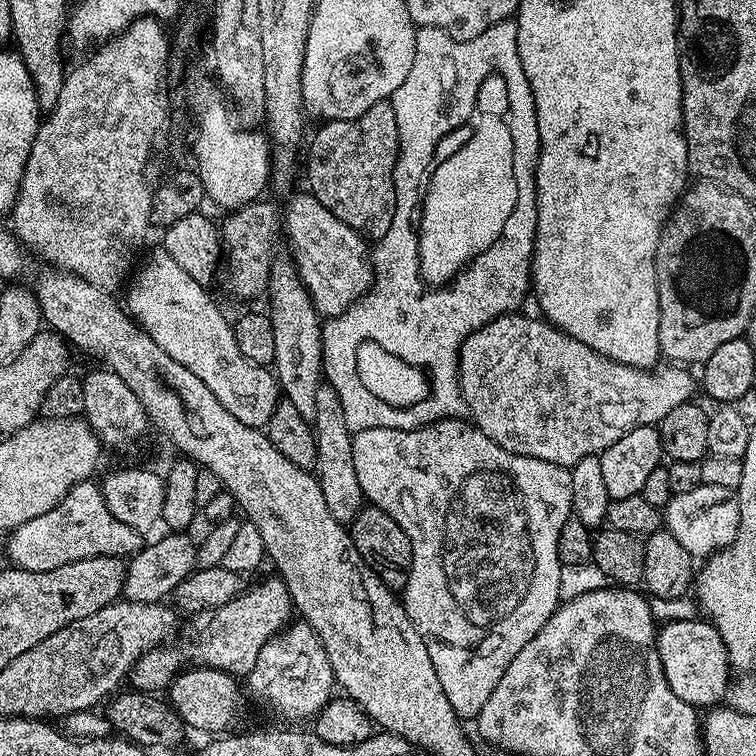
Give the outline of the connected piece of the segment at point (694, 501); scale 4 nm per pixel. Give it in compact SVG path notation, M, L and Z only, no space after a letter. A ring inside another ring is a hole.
M700 484L686 494L672 496L662 509L662 520L666 531L674 534L693 558L707 558L734 542L740 525L740 502L727 488Z

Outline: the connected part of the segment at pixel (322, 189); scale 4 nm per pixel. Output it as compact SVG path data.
M391 103L375 104L358 118L330 120L319 127L313 136L311 133L307 145L307 191L360 236L372 242L381 240L390 230L390 222L396 220L394 168L400 153L400 135Z

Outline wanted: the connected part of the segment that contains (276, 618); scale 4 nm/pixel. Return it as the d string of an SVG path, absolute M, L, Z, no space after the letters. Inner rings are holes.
M273 578L269 584L251 588L226 602L226 606L201 612L193 619L196 621L192 624L192 652L203 667L217 668L235 678L247 677L254 670L262 646L293 619L294 605L283 580Z

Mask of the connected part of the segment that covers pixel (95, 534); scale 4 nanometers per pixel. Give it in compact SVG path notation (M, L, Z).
M95 479L74 486L54 510L46 510L46 514L38 514L38 518L30 518L30 522L12 529L7 540L8 556L12 559L9 561L31 572L54 570L95 556L128 558L142 547L141 533L114 518Z

